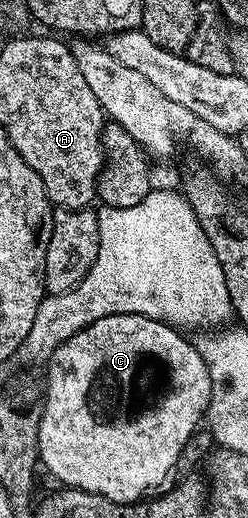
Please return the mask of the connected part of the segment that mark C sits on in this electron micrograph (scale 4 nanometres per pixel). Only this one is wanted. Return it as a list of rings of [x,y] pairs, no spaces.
[[[114,314],[112,316],[102,316],[102,320],[94,320],[94,324],[90,324],[86,328],[82,328],[77,331],[76,334],[66,338],[63,343],[55,351],[53,351],[51,358],[48,360],[47,371],[46,371],[46,385],[42,390],[42,409],[40,411],[40,426],[37,429],[37,444],[39,446],[39,461],[46,464],[46,468],[50,468],[50,472],[54,472],[54,476],[58,476],[58,480],[65,487],[74,490],[85,490],[91,494],[97,494],[98,496],[106,496],[106,500],[114,500],[115,502],[139,502],[149,492],[155,491],[157,488],[163,487],[164,481],[168,478],[168,473],[176,466],[176,461],[180,458],[180,453],[184,450],[184,445],[192,438],[192,433],[196,430],[196,425],[202,422],[205,417],[208,400],[211,394],[211,386],[209,384],[209,372],[208,366],[204,363],[204,358],[201,357],[199,349],[195,345],[191,346],[182,335],[176,331],[167,322],[161,322],[159,318],[147,318],[141,314]]]

